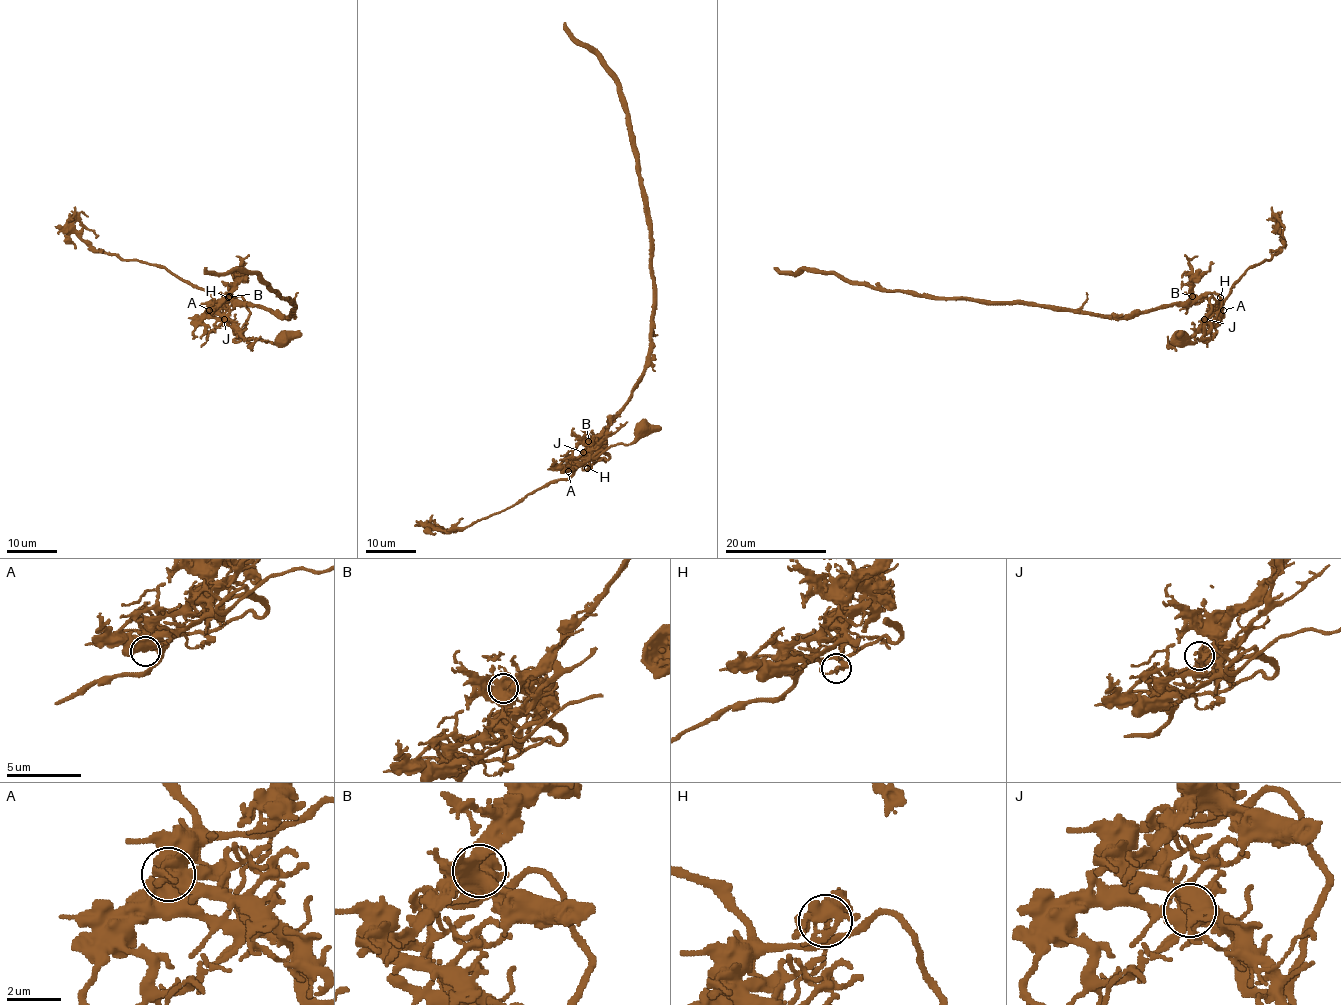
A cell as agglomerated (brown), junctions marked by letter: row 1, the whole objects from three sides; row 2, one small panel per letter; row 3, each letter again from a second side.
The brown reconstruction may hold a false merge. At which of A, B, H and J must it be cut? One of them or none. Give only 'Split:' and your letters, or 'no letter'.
Split: H

